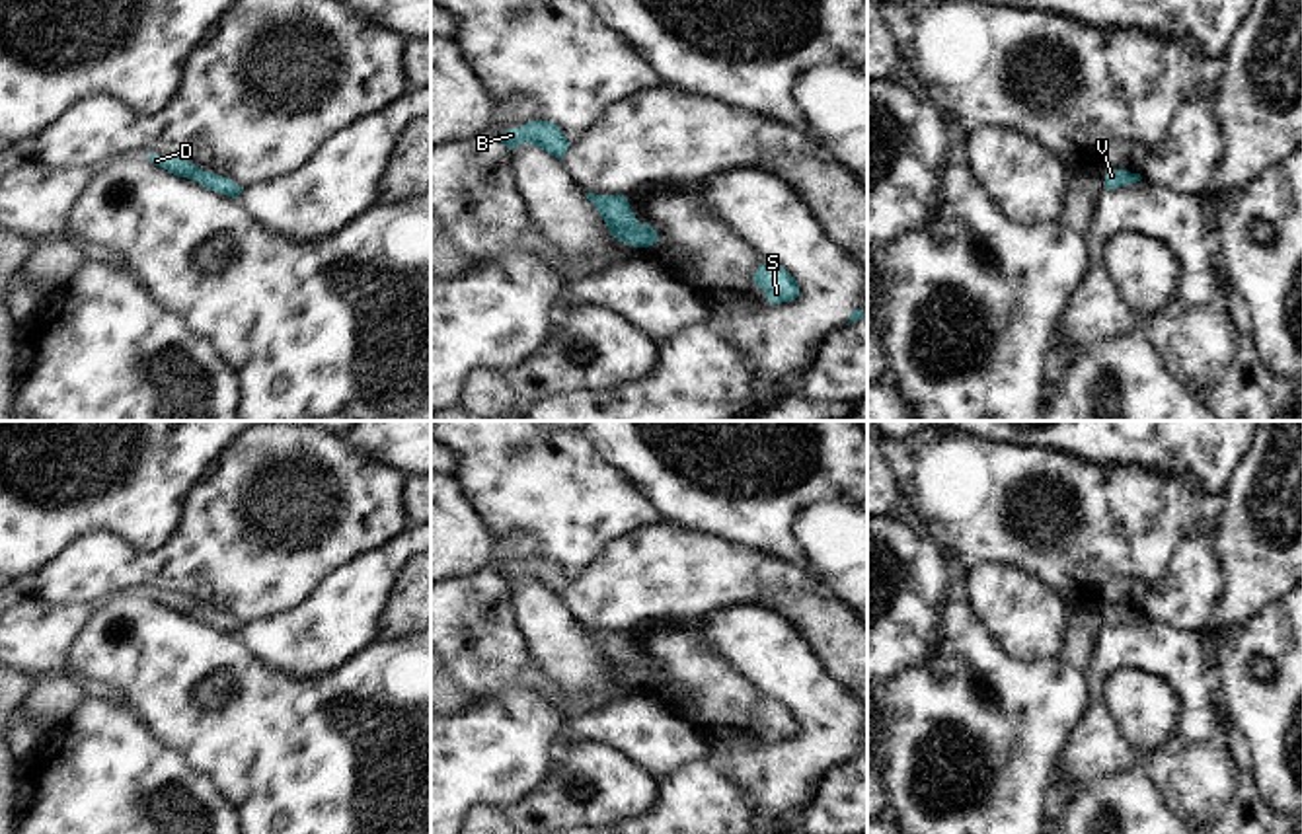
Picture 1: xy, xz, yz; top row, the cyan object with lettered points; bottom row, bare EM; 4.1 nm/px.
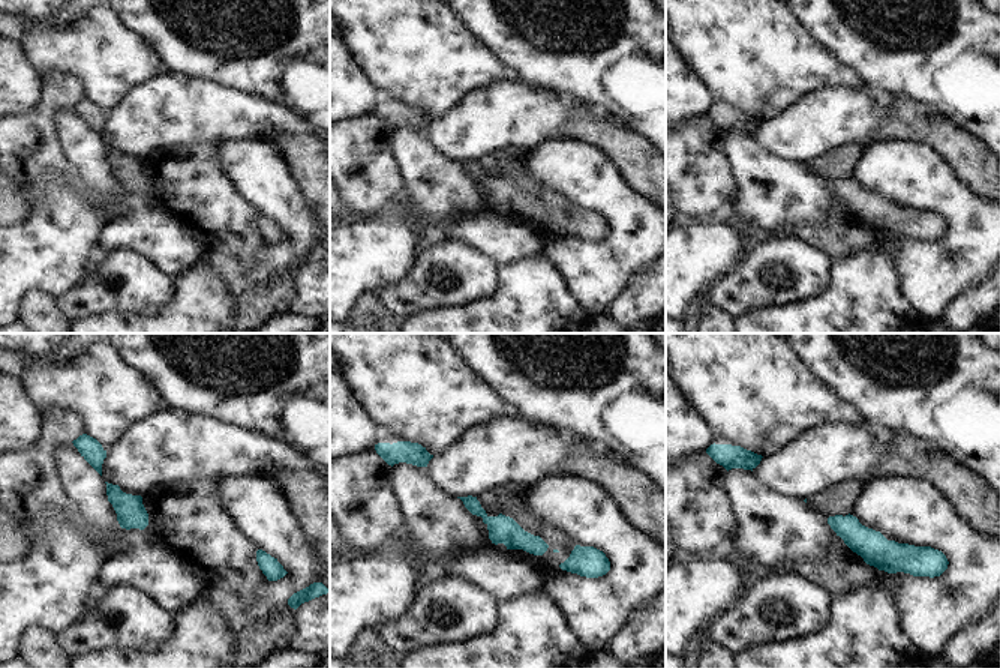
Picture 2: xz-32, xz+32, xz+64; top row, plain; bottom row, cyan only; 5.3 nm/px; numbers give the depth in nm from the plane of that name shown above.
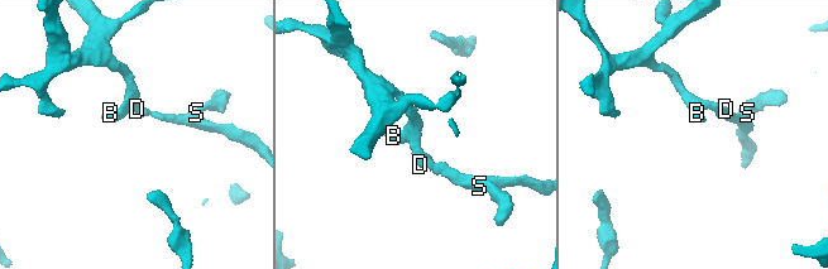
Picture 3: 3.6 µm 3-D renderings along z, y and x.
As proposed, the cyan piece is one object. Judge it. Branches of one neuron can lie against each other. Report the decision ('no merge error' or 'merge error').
no merge error

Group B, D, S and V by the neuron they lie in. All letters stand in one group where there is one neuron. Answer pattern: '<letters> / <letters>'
B D S V

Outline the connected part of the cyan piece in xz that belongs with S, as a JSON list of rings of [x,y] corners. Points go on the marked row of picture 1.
[[[762,263],[754,273],[754,283],[772,304],[791,302],[799,296],[797,281],[782,265]]]

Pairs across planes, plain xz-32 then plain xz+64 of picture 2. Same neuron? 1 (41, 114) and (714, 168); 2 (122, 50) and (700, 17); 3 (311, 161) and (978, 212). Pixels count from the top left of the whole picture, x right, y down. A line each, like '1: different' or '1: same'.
1: same
2: same
3: different

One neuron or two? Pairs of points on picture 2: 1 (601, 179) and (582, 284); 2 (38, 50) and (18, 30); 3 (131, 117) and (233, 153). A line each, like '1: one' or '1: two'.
1: one
2: two
3: two

